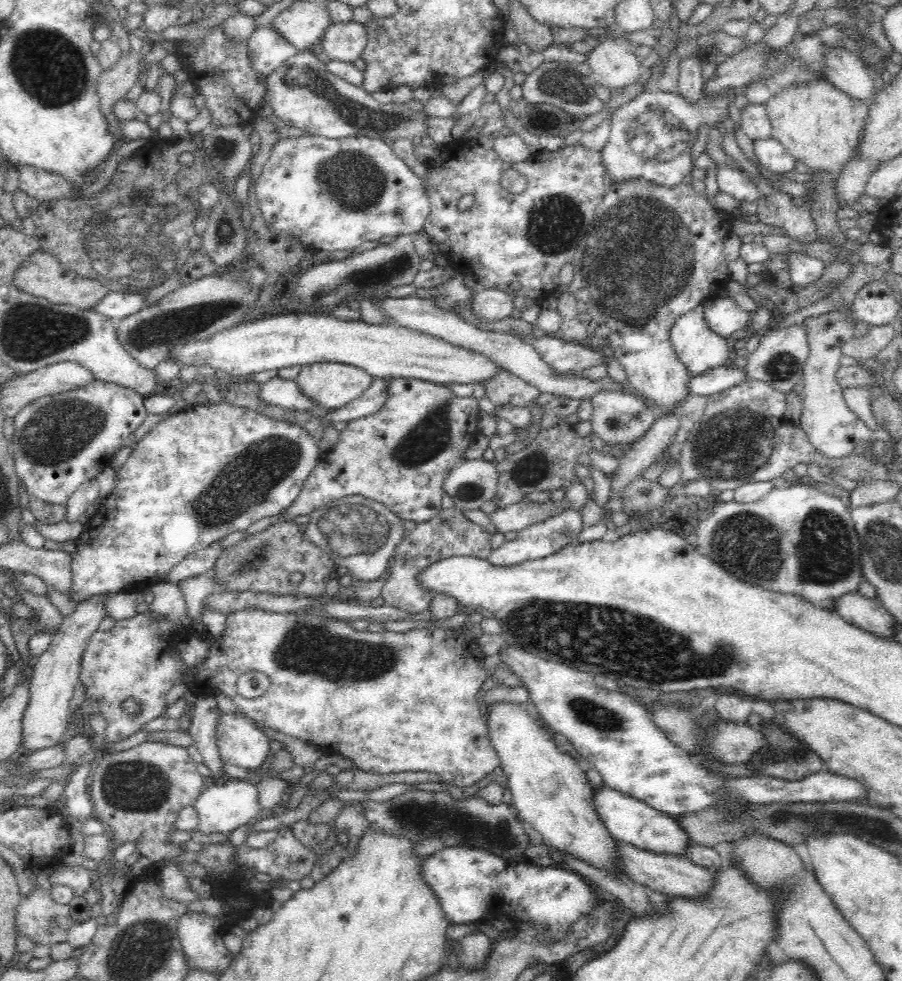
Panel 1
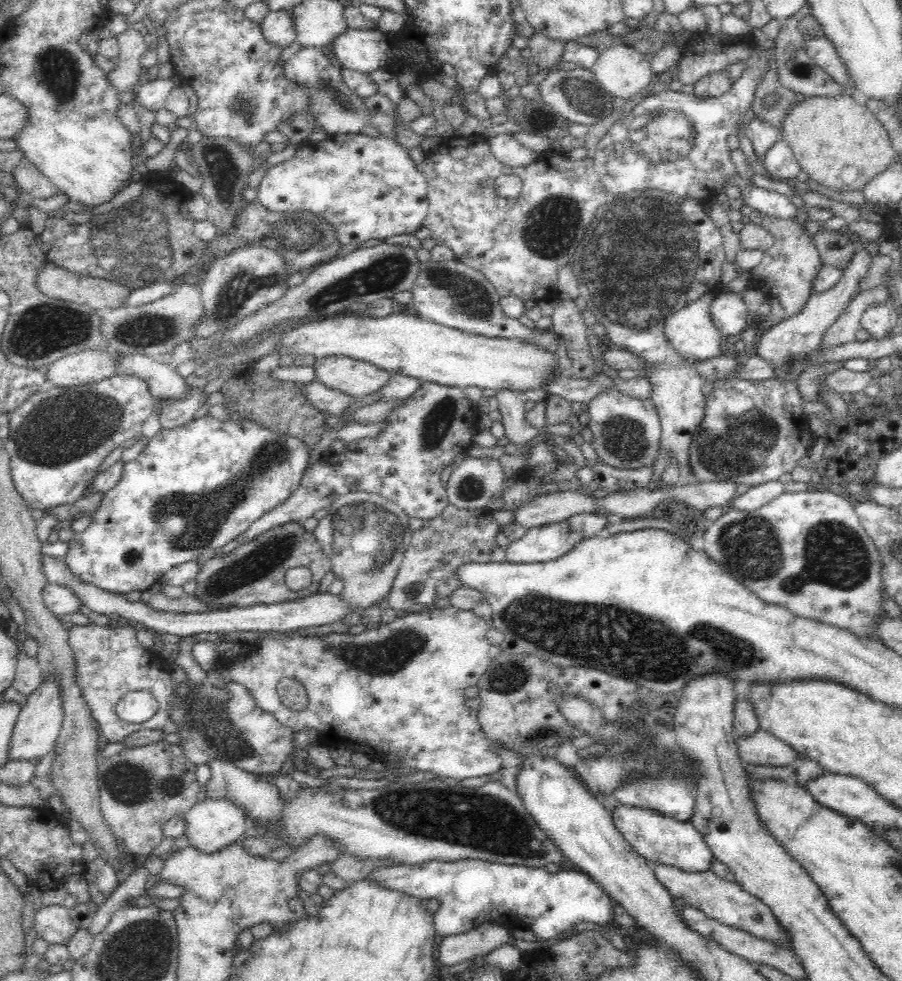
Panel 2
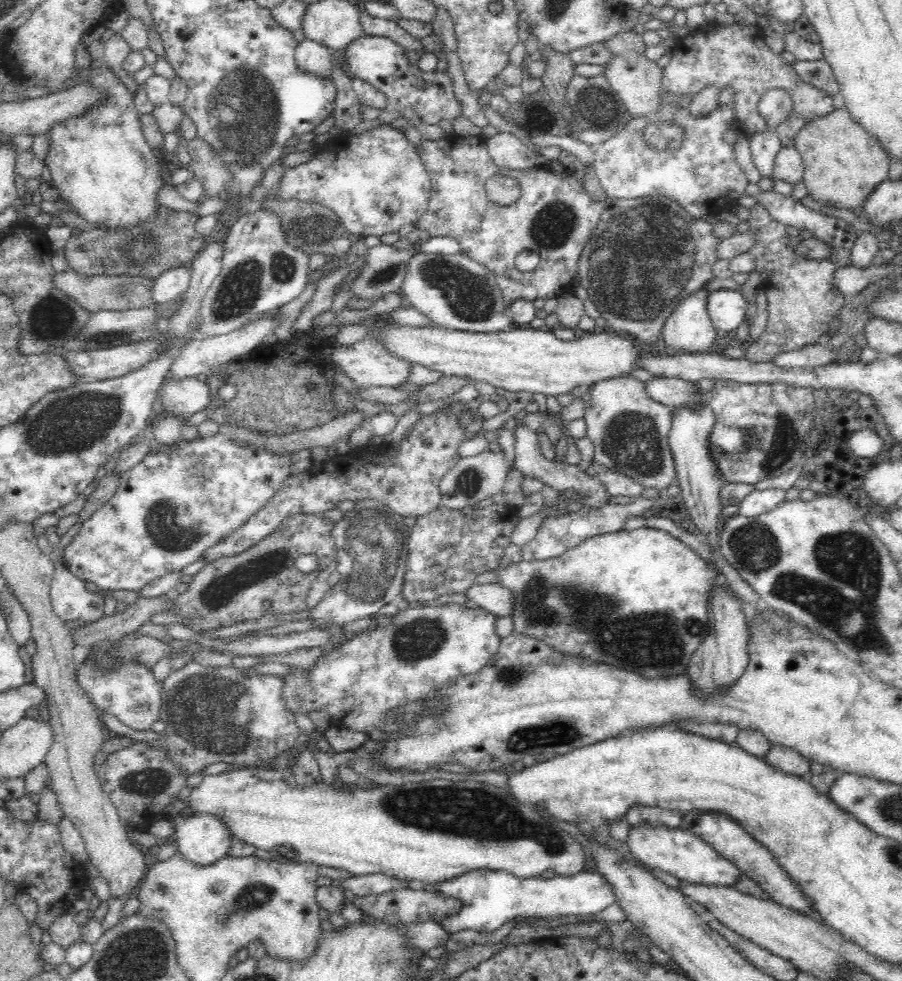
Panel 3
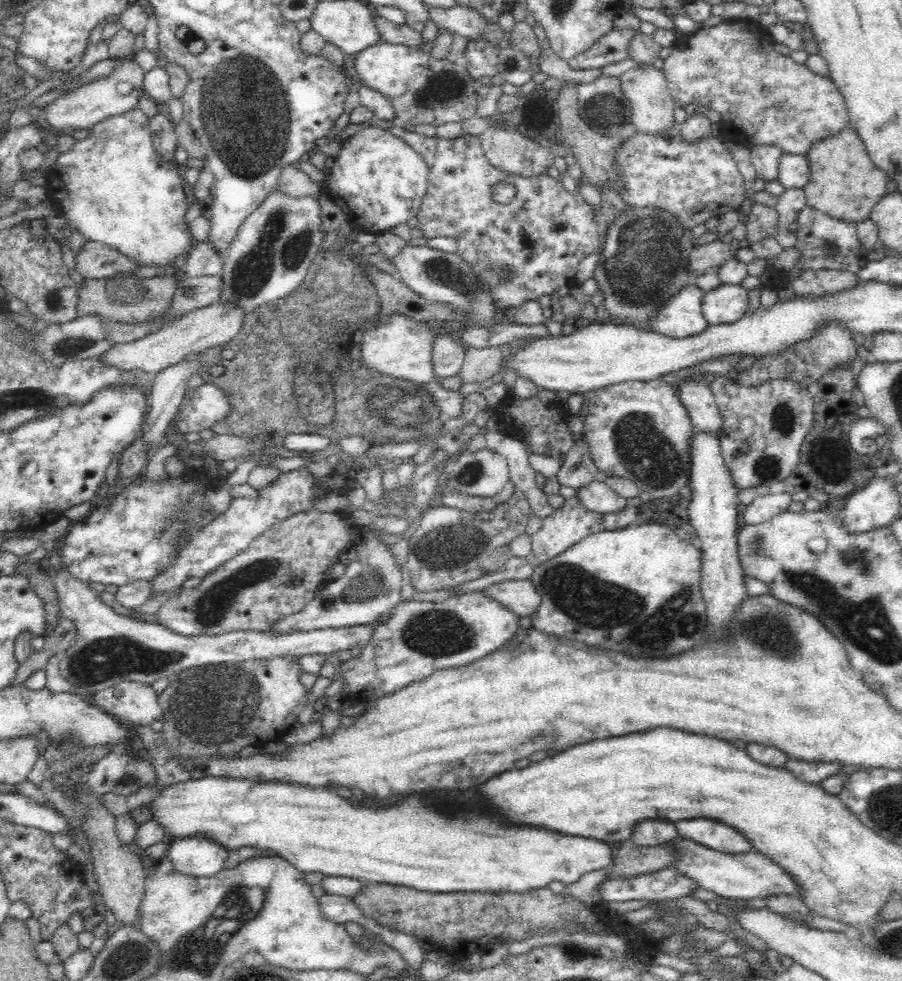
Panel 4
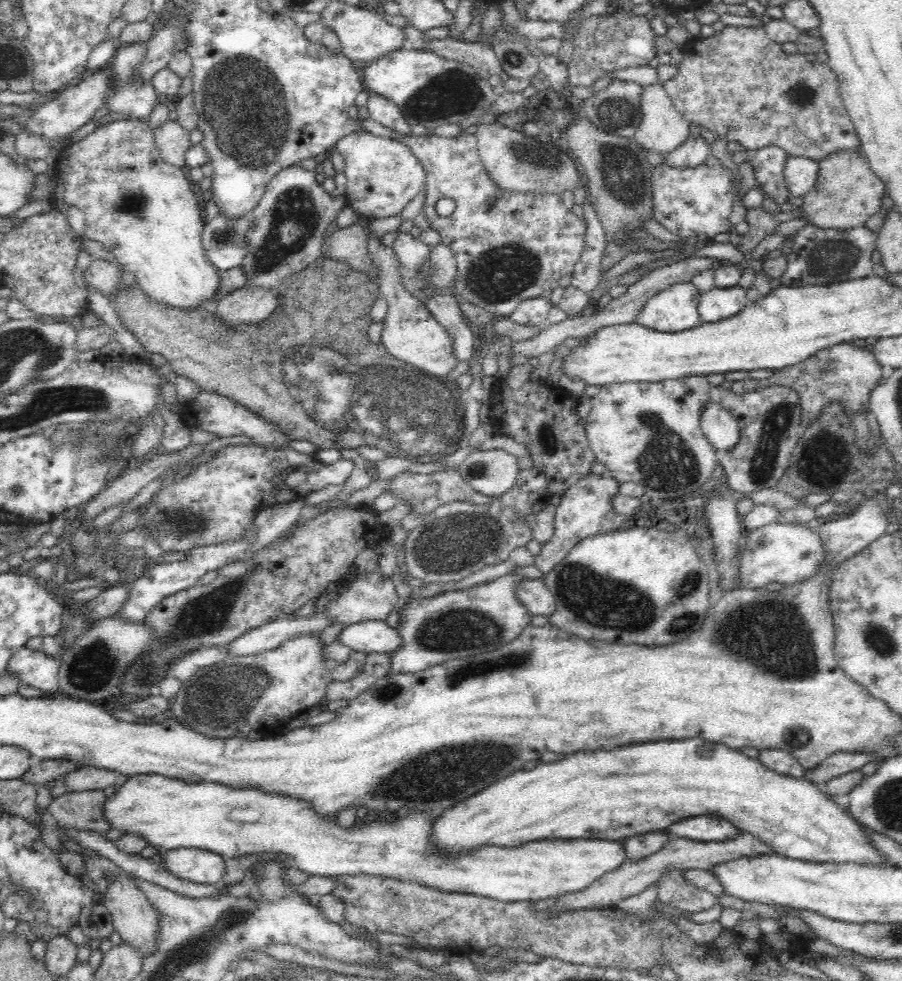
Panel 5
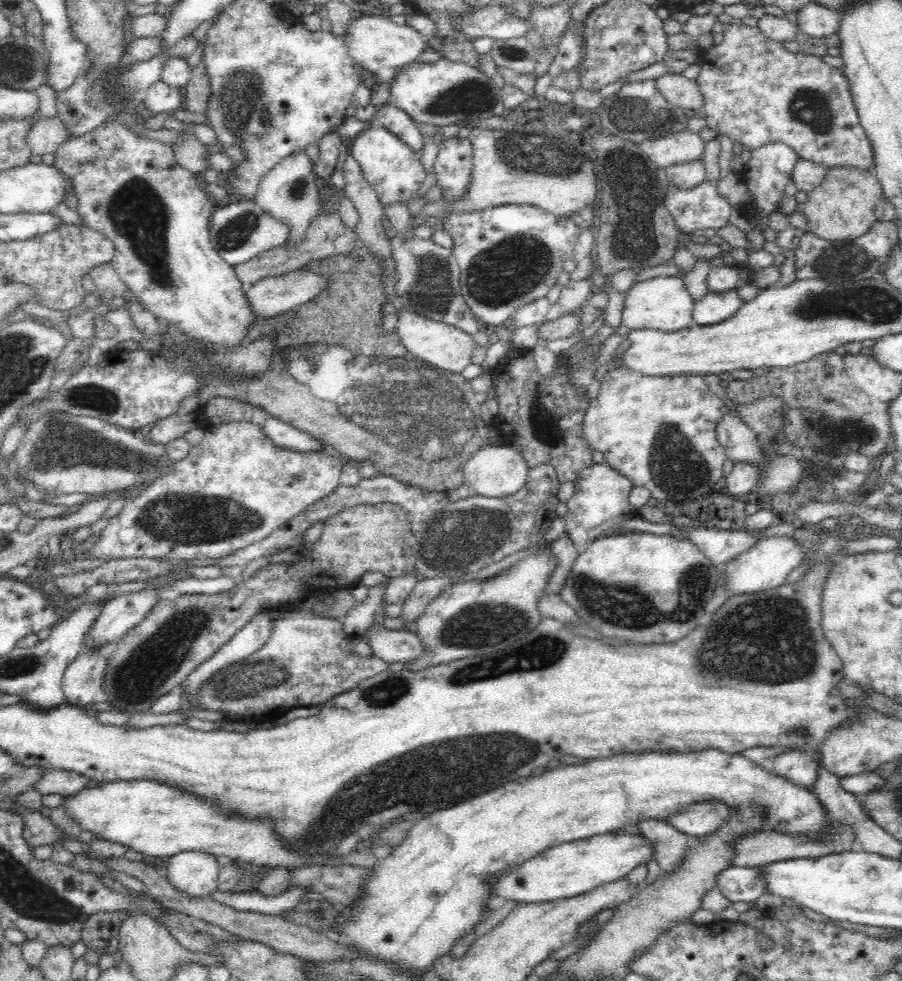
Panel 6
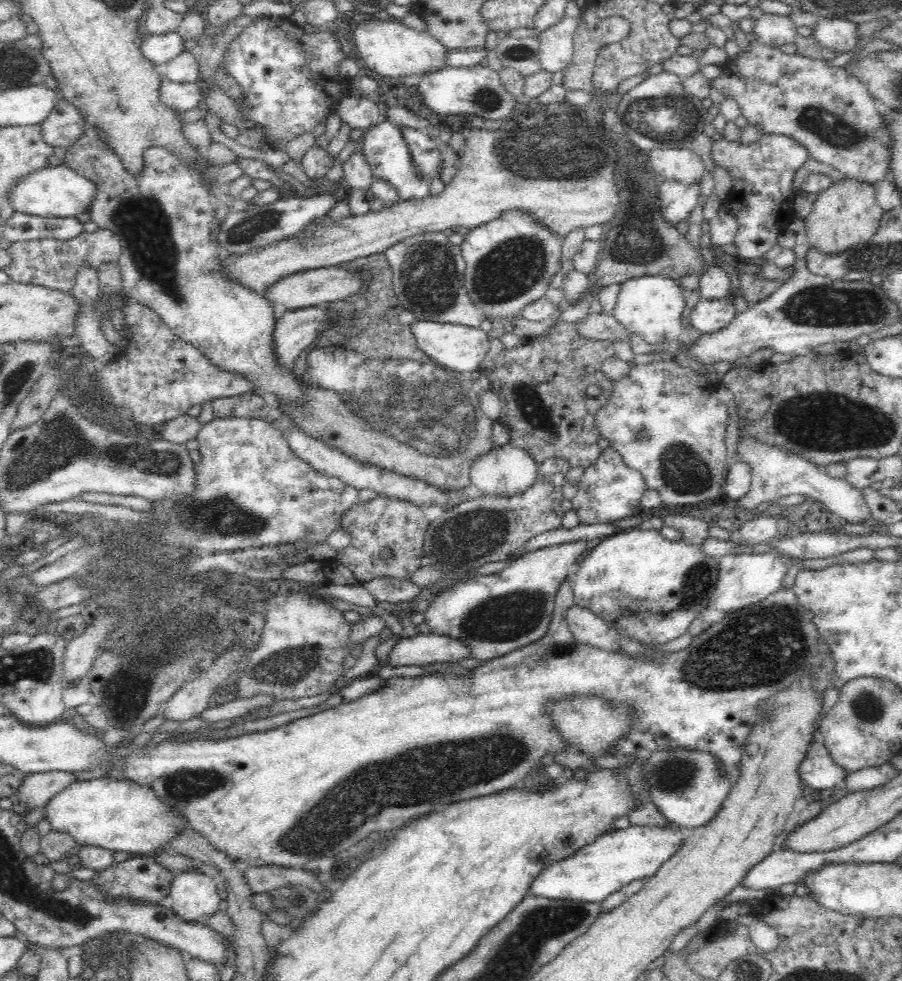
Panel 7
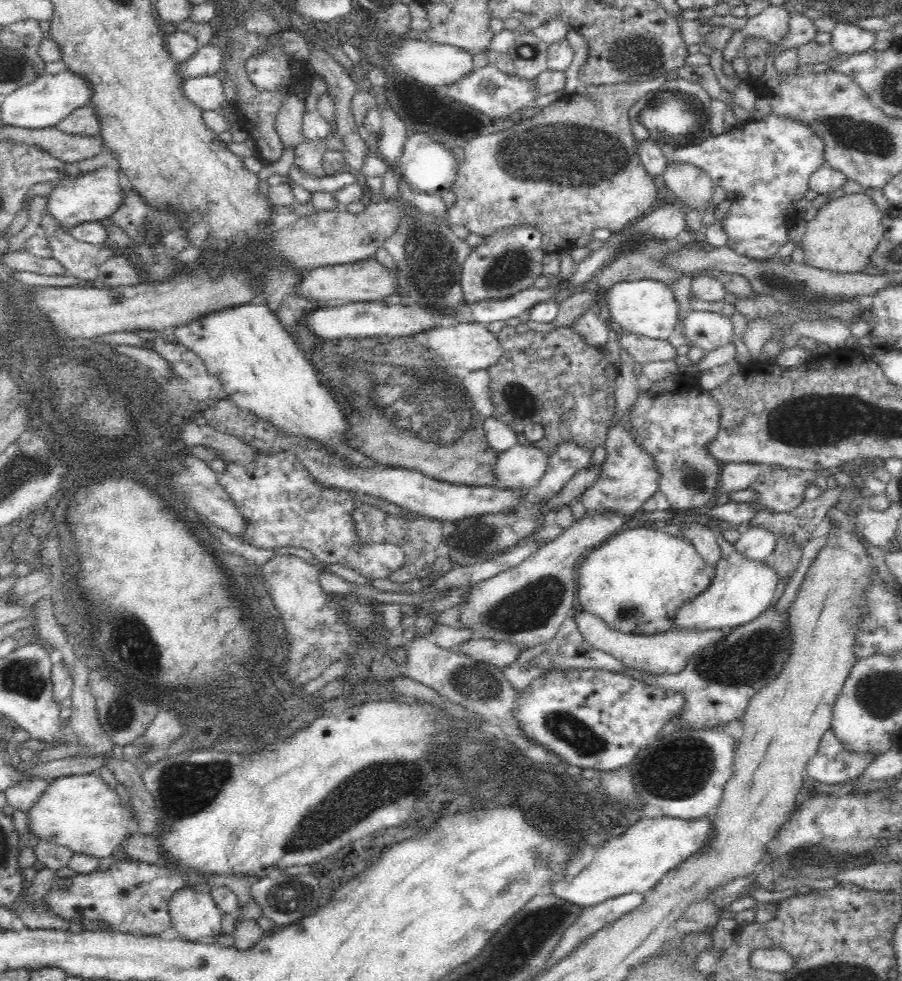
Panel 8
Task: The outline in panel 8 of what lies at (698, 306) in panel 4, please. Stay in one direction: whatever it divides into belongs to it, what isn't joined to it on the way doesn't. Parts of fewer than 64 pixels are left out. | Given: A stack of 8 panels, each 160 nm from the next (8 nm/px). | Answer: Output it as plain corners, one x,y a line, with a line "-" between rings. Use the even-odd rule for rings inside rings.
656,279
626,280
614,284
606,290
611,318
628,332
651,339
667,340
675,329
680,307
672,291
670,286

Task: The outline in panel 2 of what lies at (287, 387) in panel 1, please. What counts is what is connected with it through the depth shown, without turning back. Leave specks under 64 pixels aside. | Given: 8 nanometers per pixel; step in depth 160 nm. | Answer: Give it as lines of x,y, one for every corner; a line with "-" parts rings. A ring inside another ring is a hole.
312,381
307,384
296,383
296,385
298,385
300,395
304,395
318,411
328,415
337,414
340,417
342,412
350,406
350,402
354,402
354,397
340,391
332,391
320,382

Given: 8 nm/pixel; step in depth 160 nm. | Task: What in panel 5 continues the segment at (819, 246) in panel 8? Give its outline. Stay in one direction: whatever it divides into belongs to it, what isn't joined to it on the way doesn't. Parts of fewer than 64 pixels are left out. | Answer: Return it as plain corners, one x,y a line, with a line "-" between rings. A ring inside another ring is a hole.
858,148
836,150
818,160
814,186
803,196
802,208
807,221
822,229
849,230
864,225
881,207
885,193
883,180
870,168

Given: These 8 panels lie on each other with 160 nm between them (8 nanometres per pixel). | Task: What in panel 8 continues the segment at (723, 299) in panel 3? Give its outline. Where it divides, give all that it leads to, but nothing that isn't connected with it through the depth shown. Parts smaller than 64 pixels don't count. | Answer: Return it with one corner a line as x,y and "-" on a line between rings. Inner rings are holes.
690,309
683,320
682,333
701,351
710,351
732,341
730,317
715,311

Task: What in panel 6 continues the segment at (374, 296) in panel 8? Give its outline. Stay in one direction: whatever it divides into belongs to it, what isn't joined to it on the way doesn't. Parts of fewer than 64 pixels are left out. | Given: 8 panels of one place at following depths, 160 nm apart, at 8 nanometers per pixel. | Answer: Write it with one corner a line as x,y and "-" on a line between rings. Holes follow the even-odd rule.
297,269
281,275
261,278
255,284
245,288
245,296
250,309
261,320
288,312
298,305
304,305
313,301
319,293
325,290
326,286
326,277
318,273
312,273
312,271

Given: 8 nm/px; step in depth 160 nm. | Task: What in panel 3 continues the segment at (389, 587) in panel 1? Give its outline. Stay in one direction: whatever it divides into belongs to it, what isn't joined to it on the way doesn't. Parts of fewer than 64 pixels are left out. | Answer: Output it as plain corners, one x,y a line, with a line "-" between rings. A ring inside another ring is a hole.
504,504
448,509
440,506
418,517
408,538
407,568
400,596
408,602
434,603
443,594
464,593
476,577
500,565
512,530
520,522
518,509

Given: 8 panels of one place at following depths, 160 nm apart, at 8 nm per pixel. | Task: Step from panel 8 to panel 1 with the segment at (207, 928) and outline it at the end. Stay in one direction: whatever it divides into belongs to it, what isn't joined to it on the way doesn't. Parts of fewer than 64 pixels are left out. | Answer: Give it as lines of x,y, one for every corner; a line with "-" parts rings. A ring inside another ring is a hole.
228,779
223,784
214,784
200,792
200,796
194,801
195,809
198,811
199,823
197,830
200,833
224,832
229,834
232,830
242,826
250,826
258,818
261,810
259,794
256,784
239,779

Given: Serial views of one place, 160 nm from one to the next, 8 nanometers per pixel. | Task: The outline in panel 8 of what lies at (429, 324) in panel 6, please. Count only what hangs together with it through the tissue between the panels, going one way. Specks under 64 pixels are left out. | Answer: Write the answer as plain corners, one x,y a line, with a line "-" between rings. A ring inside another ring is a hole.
443,323
424,330
427,335
428,348
434,356
442,358
448,366
468,368
468,370
488,369
502,357
502,345
496,334
488,331
482,323

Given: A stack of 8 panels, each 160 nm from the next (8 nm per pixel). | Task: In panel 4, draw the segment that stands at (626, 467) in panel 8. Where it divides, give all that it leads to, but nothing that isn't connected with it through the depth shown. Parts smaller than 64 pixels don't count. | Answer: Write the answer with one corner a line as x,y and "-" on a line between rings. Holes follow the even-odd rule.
576,499
565,500
561,508
554,509
550,516
546,516
541,520
540,528
531,535
531,550
526,556
526,560
533,566
536,564
542,564
554,556
558,556
561,552
564,552
567,548
570,548
573,544
580,542
580,540
590,536
591,534
623,529
630,525
630,522
634,520
634,512
632,508
626,512
626,514
614,514
614,513
597,513
588,511
584,506

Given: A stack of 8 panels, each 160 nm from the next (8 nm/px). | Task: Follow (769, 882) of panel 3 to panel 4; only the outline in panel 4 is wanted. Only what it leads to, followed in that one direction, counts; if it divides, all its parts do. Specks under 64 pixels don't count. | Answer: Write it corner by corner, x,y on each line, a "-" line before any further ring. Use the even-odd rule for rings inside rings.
690,818
675,823
679,836
712,850
730,853
752,851
752,844
736,828
711,818

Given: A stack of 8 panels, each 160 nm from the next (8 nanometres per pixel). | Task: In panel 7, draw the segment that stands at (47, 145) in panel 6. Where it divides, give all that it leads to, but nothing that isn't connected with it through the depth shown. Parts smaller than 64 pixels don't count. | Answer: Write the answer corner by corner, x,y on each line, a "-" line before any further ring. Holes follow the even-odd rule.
58,98
52,112
46,116
42,127
42,139
52,148
66,148
74,143
82,134
84,121
80,111
65,98

